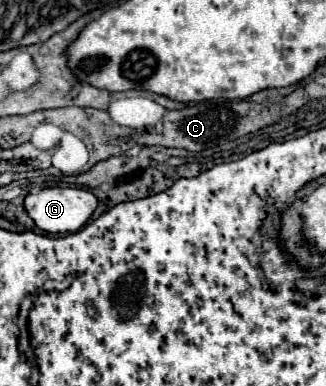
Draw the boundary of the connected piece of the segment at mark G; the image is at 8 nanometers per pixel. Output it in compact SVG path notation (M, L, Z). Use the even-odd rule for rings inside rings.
M49 187L49 189L41 189L39 193L29 193L25 197L25 209L29 211L31 219L39 229L47 233L79 231L89 221L95 207L97 207L97 197L91 191L79 187Z

